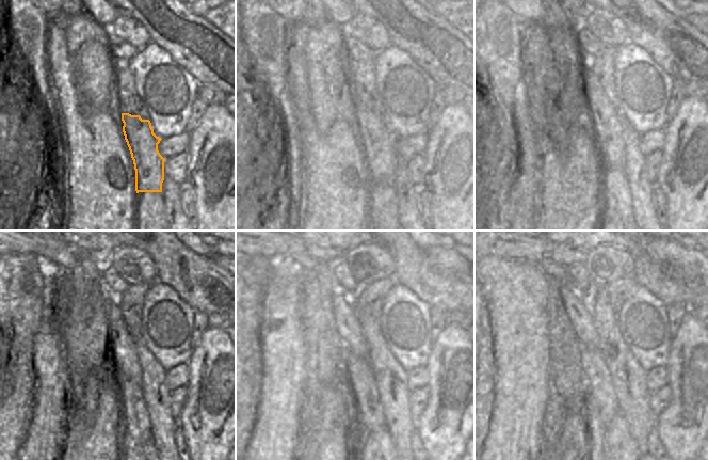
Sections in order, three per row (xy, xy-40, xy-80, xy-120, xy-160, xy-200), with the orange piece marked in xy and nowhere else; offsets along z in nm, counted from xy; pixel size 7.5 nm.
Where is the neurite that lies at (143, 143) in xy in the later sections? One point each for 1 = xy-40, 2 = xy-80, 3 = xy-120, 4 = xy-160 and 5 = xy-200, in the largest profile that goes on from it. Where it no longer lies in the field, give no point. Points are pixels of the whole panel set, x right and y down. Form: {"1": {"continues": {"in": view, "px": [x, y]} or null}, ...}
{"1": {"continues": {"in": "xy-40", "px": [380, 144]}}, "2": {"continues": {"in": "xy-80", "px": [608, 124]}}, "3": {"continues": {"in": "xy-120", "px": [122, 351]}}, "4": {"continues": {"in": "xy-160", "px": [347, 323]}}, "5": {"continues": {"in": "xy-200", "px": [581, 318]}}}

